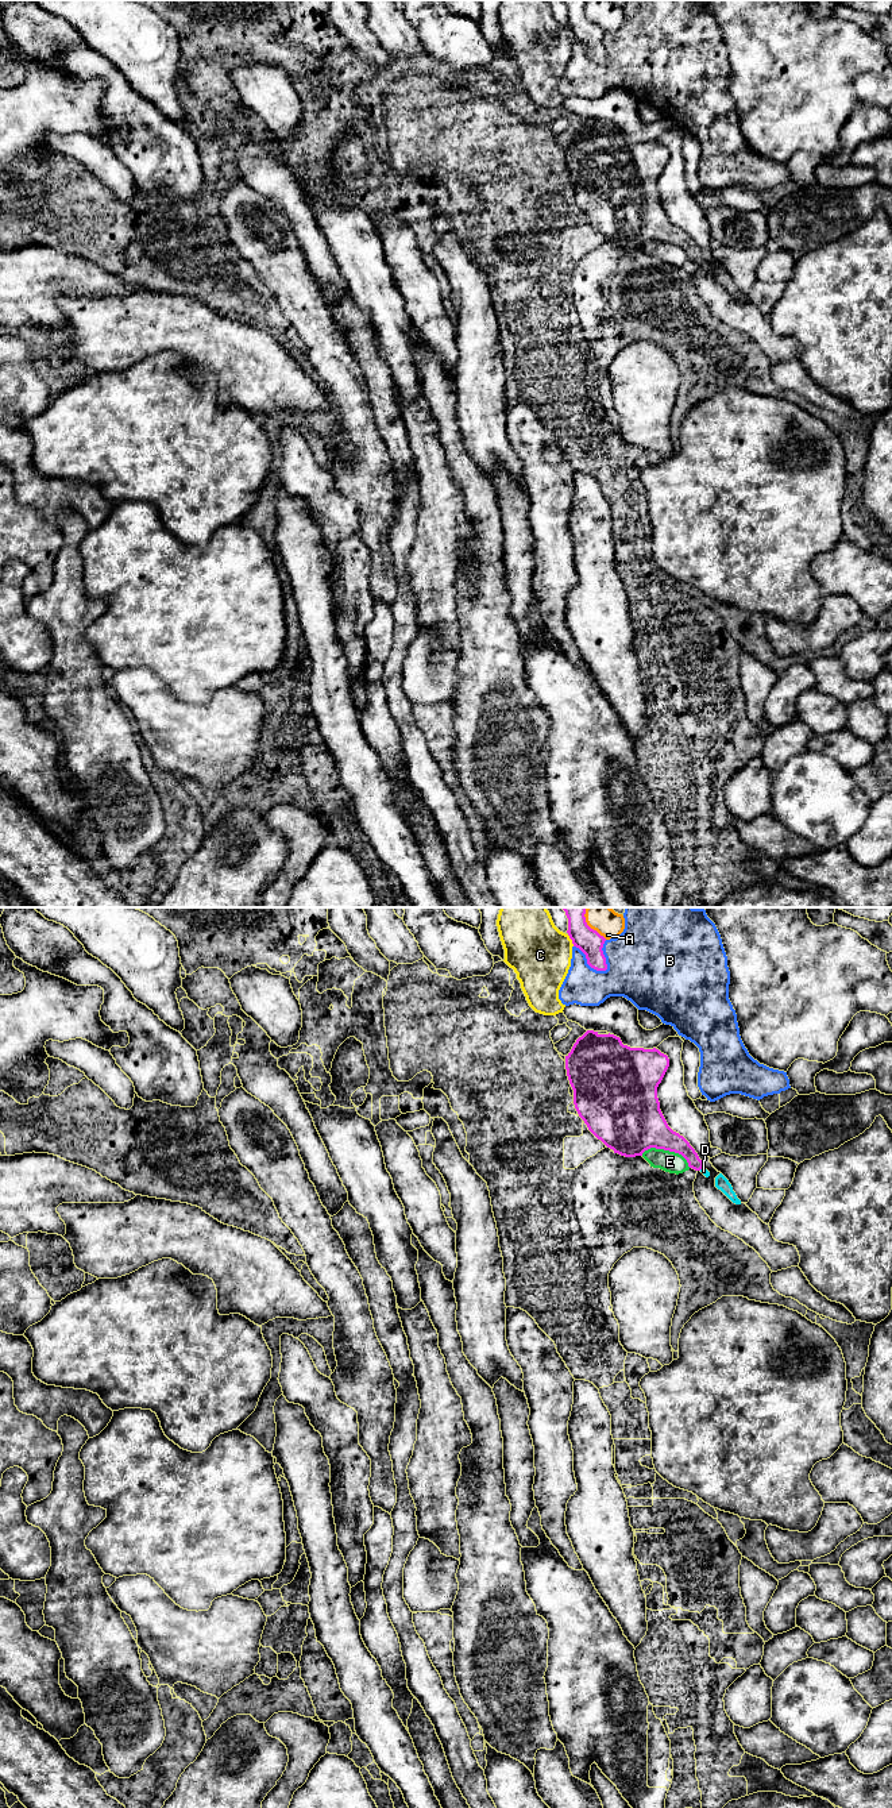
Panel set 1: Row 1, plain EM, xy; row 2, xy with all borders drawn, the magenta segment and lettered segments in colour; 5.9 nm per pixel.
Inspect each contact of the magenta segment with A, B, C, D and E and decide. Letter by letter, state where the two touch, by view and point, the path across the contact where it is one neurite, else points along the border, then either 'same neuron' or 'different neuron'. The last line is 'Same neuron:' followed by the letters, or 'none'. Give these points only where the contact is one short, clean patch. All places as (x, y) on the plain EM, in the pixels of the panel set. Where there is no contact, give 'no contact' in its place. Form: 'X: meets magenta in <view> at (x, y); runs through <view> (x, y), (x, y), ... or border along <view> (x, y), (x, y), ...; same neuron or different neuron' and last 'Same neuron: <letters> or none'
A: meets magenta in xy at (587, 18); different neuron
B: meets magenta in xy at (589, 57); different neuron
C: meets magenta in xy at (571, 31); different neuron
D: meets magenta in xy at (701, 261); runs through xy (670, 232), (676, 235), (701, 261), (703, 263); same neuron
E: meets magenta in xy at (667, 242); different neuron
Same neuron: D

